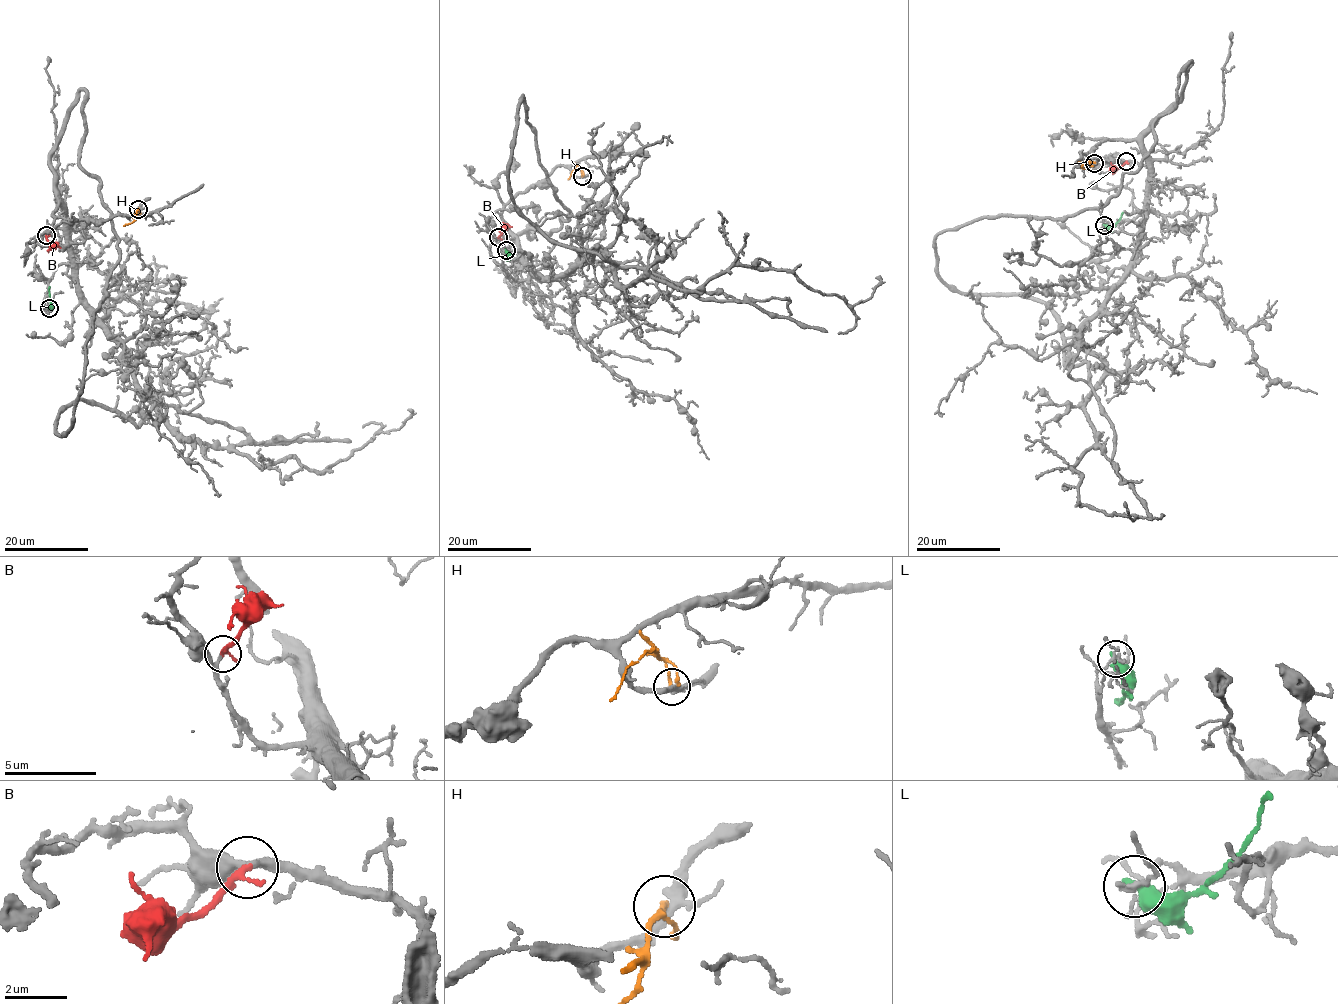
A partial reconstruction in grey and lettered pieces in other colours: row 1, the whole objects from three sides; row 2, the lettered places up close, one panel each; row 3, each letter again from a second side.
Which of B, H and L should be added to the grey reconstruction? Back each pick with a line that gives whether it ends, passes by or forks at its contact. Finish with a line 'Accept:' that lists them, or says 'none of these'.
Accept: none of these

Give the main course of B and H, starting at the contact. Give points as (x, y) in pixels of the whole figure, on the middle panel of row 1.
B: (498, 237), (512, 227)
H: (582, 176), (577, 167), (568, 179)

